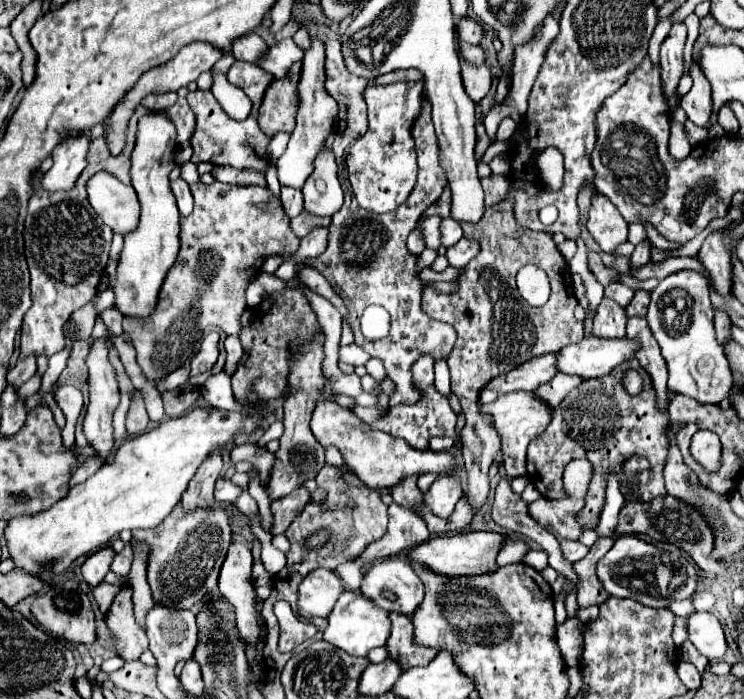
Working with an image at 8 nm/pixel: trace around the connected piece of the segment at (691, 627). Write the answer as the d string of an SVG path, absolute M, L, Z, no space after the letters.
M695 612L687 618L687 634L693 646L705 654L711 662L719 662L725 656L727 642L719 620L711 612Z

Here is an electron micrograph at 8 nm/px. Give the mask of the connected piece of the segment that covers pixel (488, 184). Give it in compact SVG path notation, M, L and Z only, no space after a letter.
M487 176L487 178L481 178L481 184L483 184L483 190L485 190L485 206L493 206L501 200L507 198L507 192L509 192L509 180L505 176Z

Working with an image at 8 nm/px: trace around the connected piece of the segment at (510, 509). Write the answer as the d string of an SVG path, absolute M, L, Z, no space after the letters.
M501 480L497 484L495 502L493 502L493 520L499 526L503 526L515 534L523 534L529 540L533 540L535 544L539 544L549 556L549 566L553 566L559 574L569 578L569 582L573 582L573 588L577 590L577 586L579 586L577 572L573 570L573 564L563 558L557 538L553 534L545 532L533 518L529 518L527 502L523 502L521 496L511 490L507 480Z

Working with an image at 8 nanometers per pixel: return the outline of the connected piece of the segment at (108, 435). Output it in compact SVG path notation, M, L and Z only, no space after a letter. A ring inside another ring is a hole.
M95 338L91 340L91 352L85 358L85 364L89 368L89 406L87 406L87 416L85 416L85 424L83 424L83 432L89 440L89 444L95 448L95 456L85 460L71 476L71 486L85 482L89 476L93 476L103 462L111 456L111 448L113 448L113 412L119 404L119 386L117 386L117 374L113 364L109 362L109 346L105 338Z

